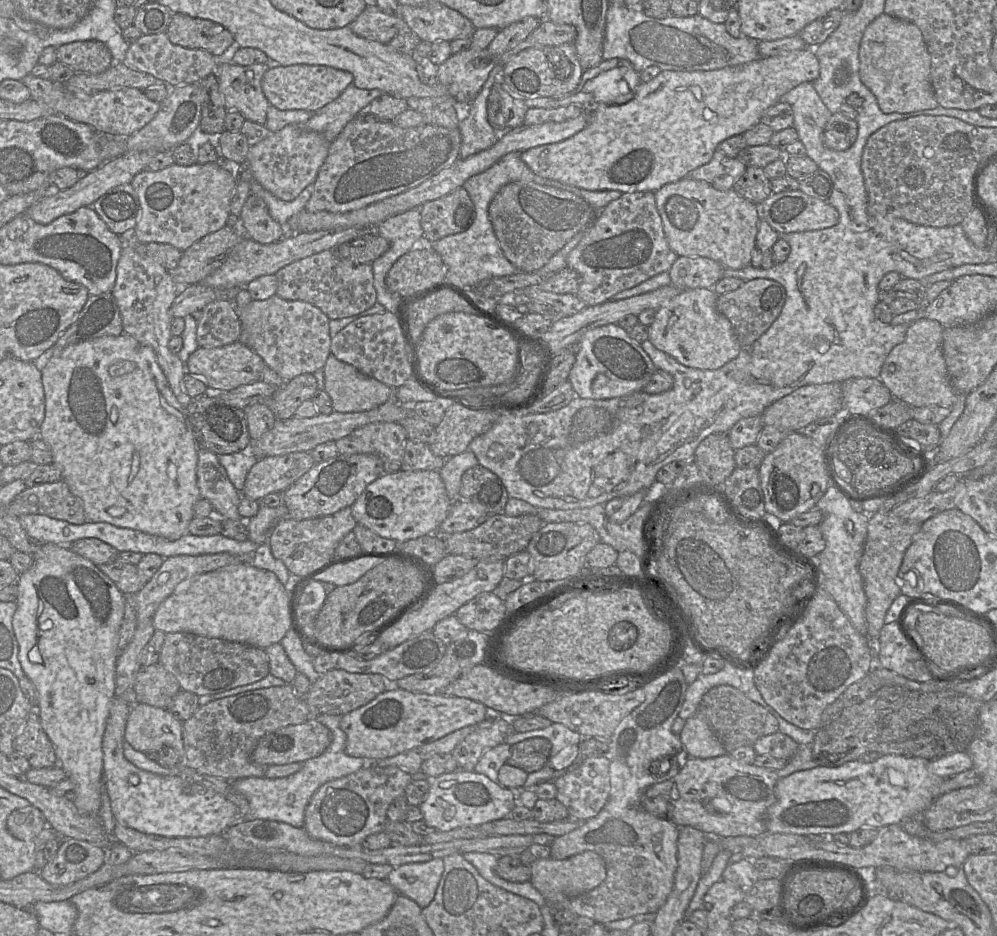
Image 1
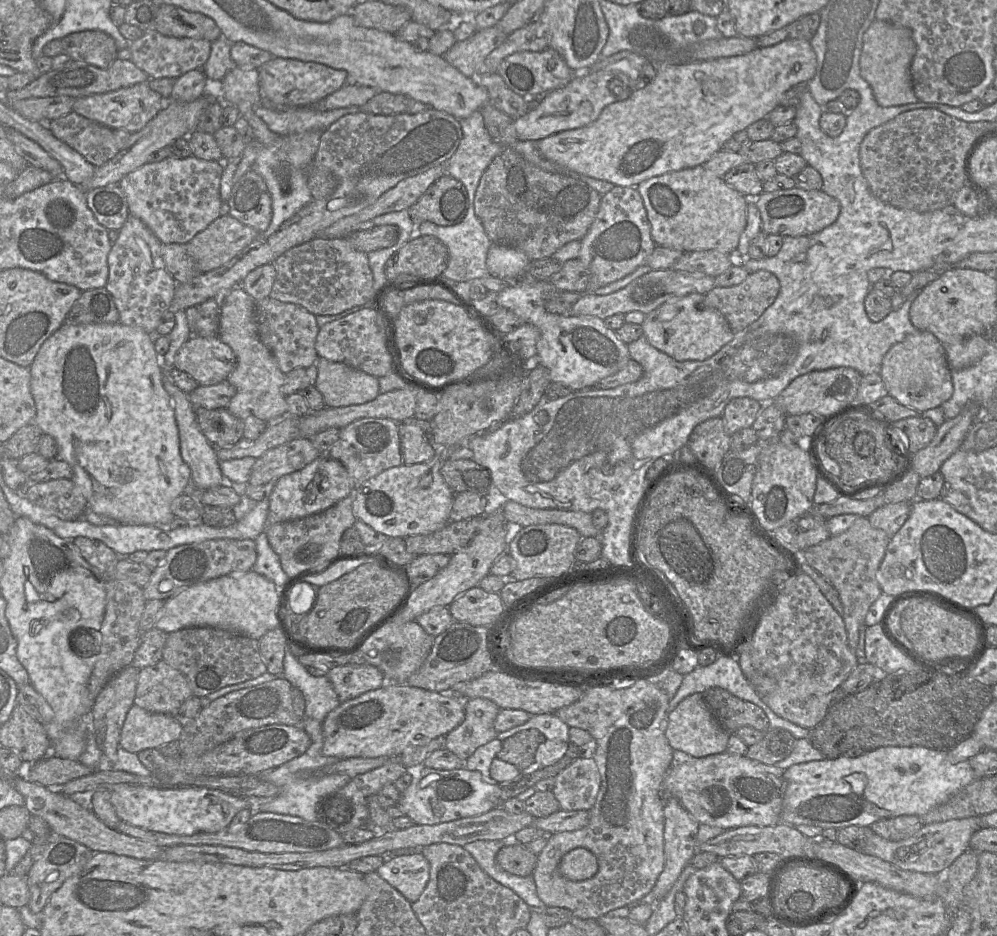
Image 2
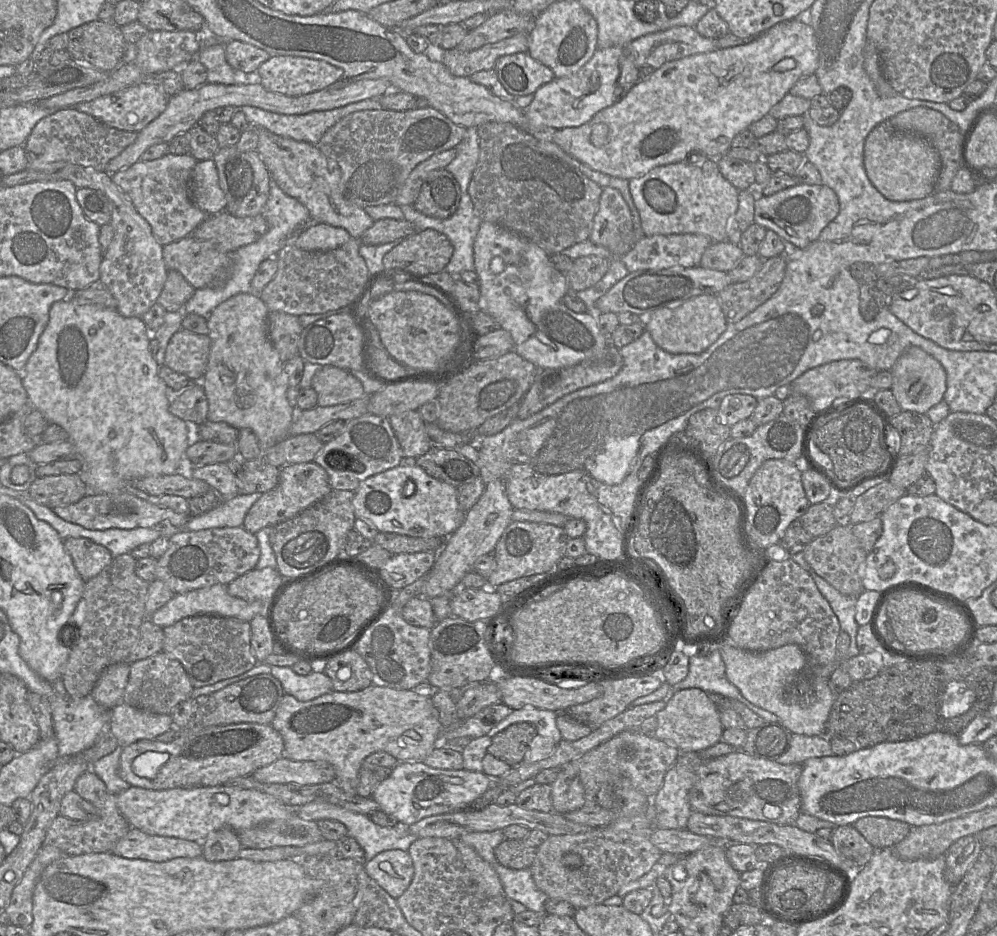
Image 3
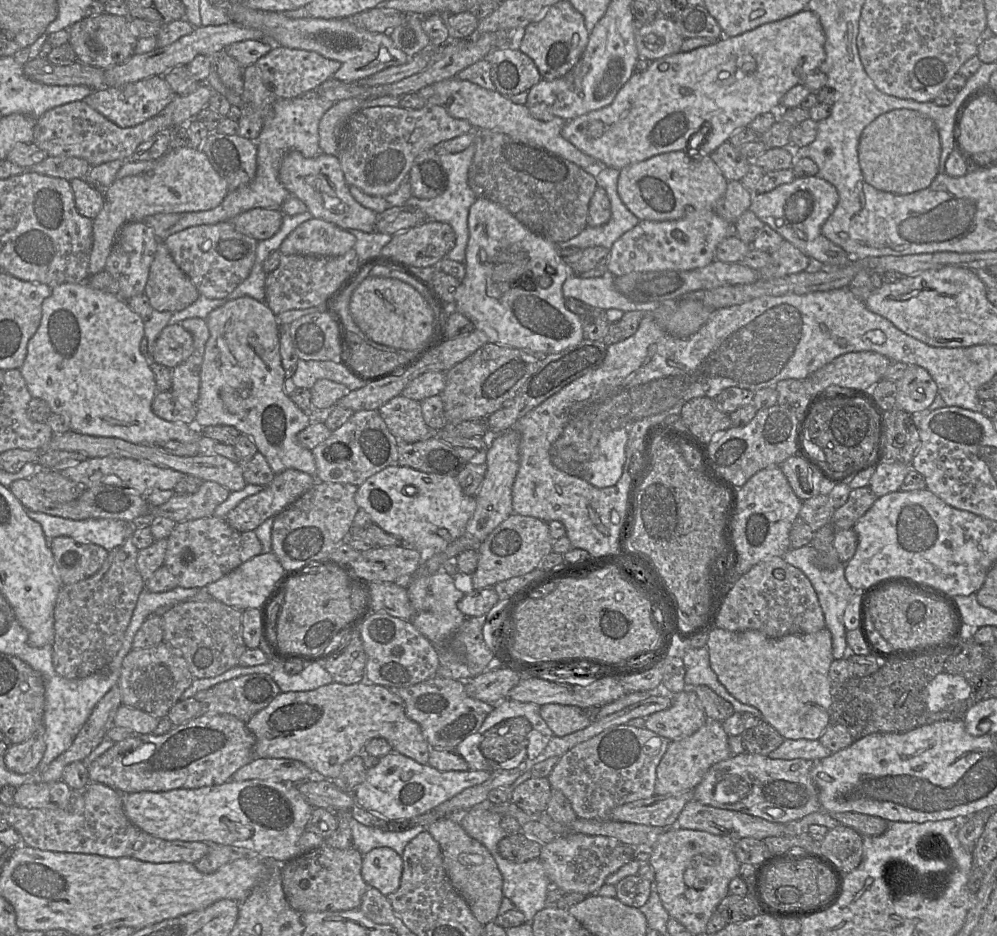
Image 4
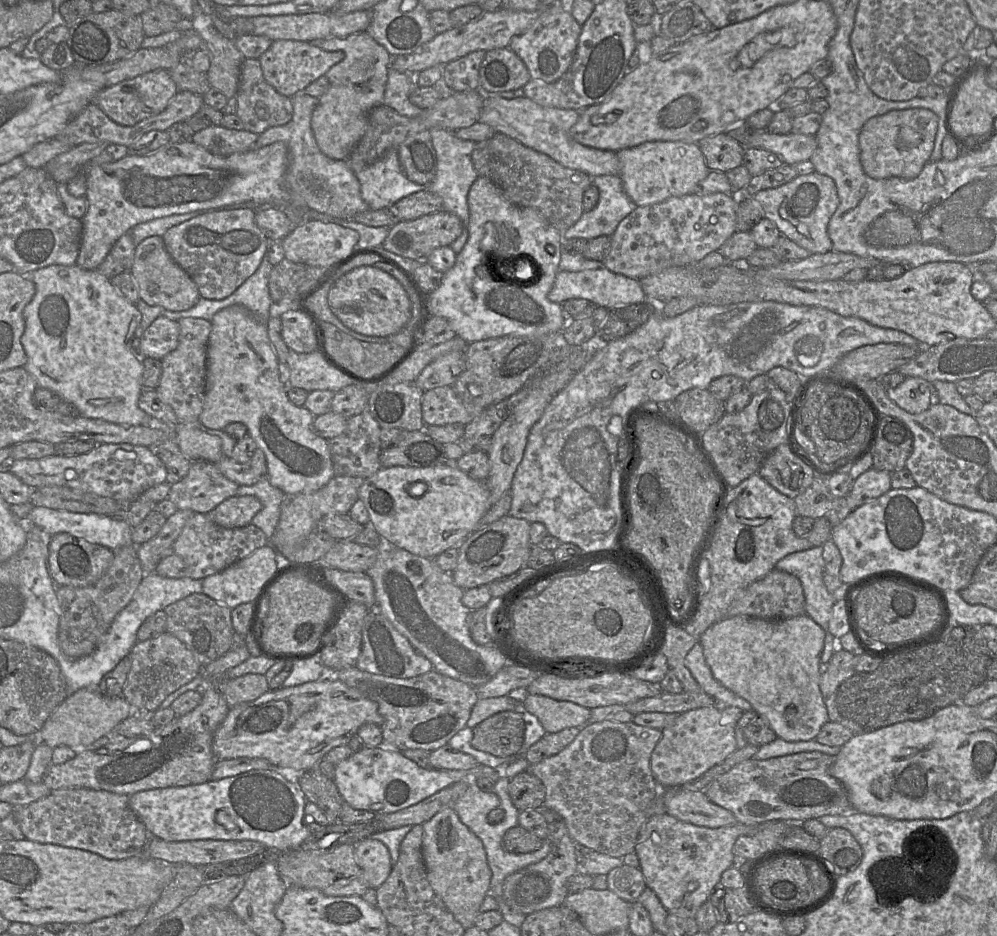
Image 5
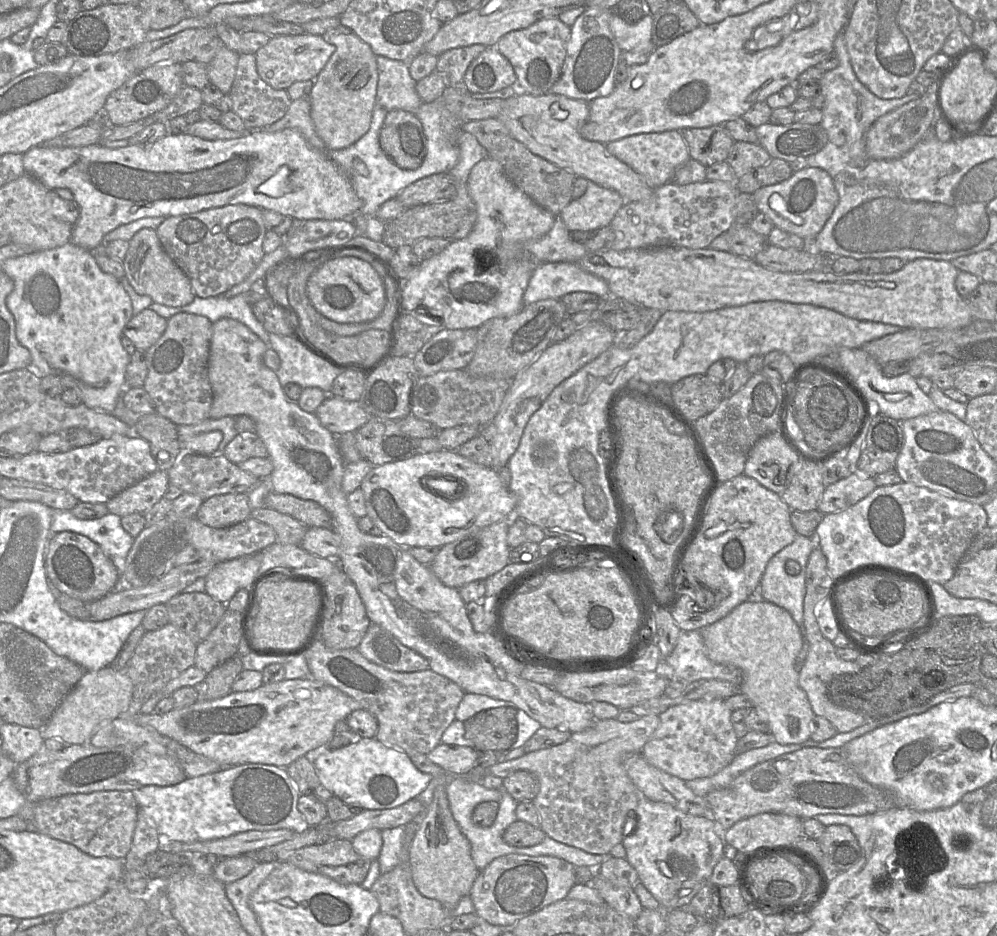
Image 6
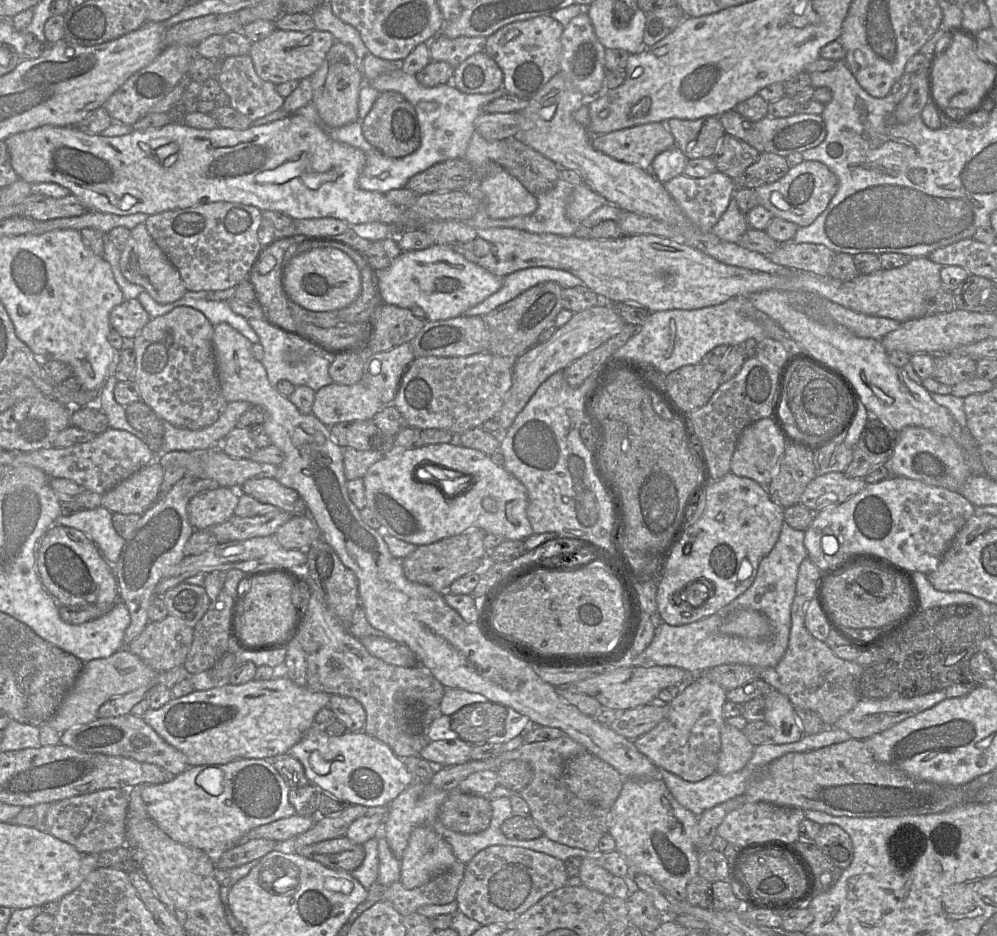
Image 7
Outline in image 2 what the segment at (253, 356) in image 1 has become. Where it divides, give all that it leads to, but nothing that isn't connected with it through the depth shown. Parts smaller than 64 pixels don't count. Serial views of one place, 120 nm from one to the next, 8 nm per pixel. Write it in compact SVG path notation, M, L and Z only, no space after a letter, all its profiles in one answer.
M192 335L178 350L174 367L191 376L200 386L227 381L236 357L218 337Z

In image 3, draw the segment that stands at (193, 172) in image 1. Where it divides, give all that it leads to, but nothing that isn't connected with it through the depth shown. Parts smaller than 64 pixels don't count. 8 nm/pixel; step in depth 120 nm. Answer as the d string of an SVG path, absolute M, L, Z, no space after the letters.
M168 153L156 160L138 161L111 175L112 181L128 196L137 212L150 224L153 236L162 246L189 236L208 216L192 202L190 196L191 174L197 162L190 154Z

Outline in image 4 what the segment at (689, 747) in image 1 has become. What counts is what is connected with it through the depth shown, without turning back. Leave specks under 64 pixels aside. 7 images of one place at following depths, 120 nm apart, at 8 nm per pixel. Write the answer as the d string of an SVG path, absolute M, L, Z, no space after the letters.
M686 688L672 698L671 707L646 717L645 728L674 741L695 733L707 717L694 691Z

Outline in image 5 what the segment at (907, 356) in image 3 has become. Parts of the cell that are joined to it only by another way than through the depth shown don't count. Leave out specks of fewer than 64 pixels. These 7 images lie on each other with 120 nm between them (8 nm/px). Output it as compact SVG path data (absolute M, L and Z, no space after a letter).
M905 377L895 388L886 391L890 400L910 414L927 410L930 404L930 382L919 377Z

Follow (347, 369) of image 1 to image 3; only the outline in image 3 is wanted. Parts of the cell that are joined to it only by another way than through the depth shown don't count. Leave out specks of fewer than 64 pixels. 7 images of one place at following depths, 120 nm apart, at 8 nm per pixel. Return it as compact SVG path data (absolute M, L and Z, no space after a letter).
M324 365L312 379L318 396L318 406L333 406L350 402L365 395L361 381L350 371Z

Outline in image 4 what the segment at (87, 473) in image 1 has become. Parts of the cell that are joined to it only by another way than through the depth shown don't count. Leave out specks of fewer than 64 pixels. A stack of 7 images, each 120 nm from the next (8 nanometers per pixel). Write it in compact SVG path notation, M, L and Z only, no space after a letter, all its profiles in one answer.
M64 283L52 287L52 293L42 303L42 318L35 334L29 339L27 344L27 354L24 363L20 367L21 374L26 382L27 388L32 398L45 400L52 413L61 415L69 424L70 431L80 434L101 437L115 437L125 441L147 446L154 446L156 443L177 440L185 443L199 442L203 436L201 430L196 426L192 427L184 422L170 422L156 416L152 411L152 402L157 394L155 376L150 369L149 362L140 351L140 343L144 338L144 321L135 313L118 295L97 290L83 283Z

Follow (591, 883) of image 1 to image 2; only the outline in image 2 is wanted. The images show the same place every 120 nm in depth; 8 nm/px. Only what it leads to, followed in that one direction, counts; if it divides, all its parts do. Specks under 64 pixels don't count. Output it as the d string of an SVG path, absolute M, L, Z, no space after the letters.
M578 847L564 855L558 869L560 874L569 880L583 881L597 873L598 862L591 851Z

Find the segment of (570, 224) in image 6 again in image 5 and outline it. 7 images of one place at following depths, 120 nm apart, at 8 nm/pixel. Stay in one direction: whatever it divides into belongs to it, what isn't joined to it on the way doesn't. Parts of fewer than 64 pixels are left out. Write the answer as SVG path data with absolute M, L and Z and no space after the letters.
M600 175L592 177L592 184L599 190L597 205L589 212L583 212L580 219L562 233L563 240L584 238L591 240L599 236L611 237L619 223L637 206L625 193L619 175Z

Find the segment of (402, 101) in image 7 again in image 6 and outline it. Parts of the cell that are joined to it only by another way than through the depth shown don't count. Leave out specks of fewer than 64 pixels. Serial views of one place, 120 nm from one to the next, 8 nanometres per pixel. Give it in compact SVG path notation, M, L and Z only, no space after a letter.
M391 110L385 115L379 133L385 155L399 168L416 170L427 153L427 139L417 115L404 110Z

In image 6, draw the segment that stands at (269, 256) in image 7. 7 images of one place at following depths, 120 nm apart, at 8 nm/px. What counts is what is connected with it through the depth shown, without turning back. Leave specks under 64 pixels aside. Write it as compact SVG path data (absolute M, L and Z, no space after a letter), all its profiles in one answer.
M327 250L312 251L305 254L297 261L286 260L272 267L263 279L263 285L266 289L266 294L272 300L288 311L288 319L291 319L291 324L295 330L295 336L301 334L307 341L318 347L330 357L349 366L359 366L370 370L384 360L394 349L395 340L391 334L393 324L400 313L401 289L396 281L396 278L391 274L383 276L383 282L386 291L386 304L382 313L374 320L363 323L338 323L333 321L317 311L307 294L307 281L309 277L327 260L332 259L331 254Z

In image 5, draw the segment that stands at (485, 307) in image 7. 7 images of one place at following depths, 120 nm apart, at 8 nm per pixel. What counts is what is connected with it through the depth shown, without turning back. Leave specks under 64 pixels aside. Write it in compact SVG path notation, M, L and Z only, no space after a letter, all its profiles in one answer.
M606 267L579 272L559 271L548 293L548 299L558 304L562 304L569 299L586 299L593 302L596 306L607 309L614 309L627 304L649 302L639 280L616 274Z

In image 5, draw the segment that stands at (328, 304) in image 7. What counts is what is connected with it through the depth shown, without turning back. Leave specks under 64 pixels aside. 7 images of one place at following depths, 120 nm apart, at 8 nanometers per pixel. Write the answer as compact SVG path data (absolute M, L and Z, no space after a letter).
M360 266L336 280L328 294L333 313L348 328L367 336L385 337L399 333L411 318L411 301L403 285L374 266Z

